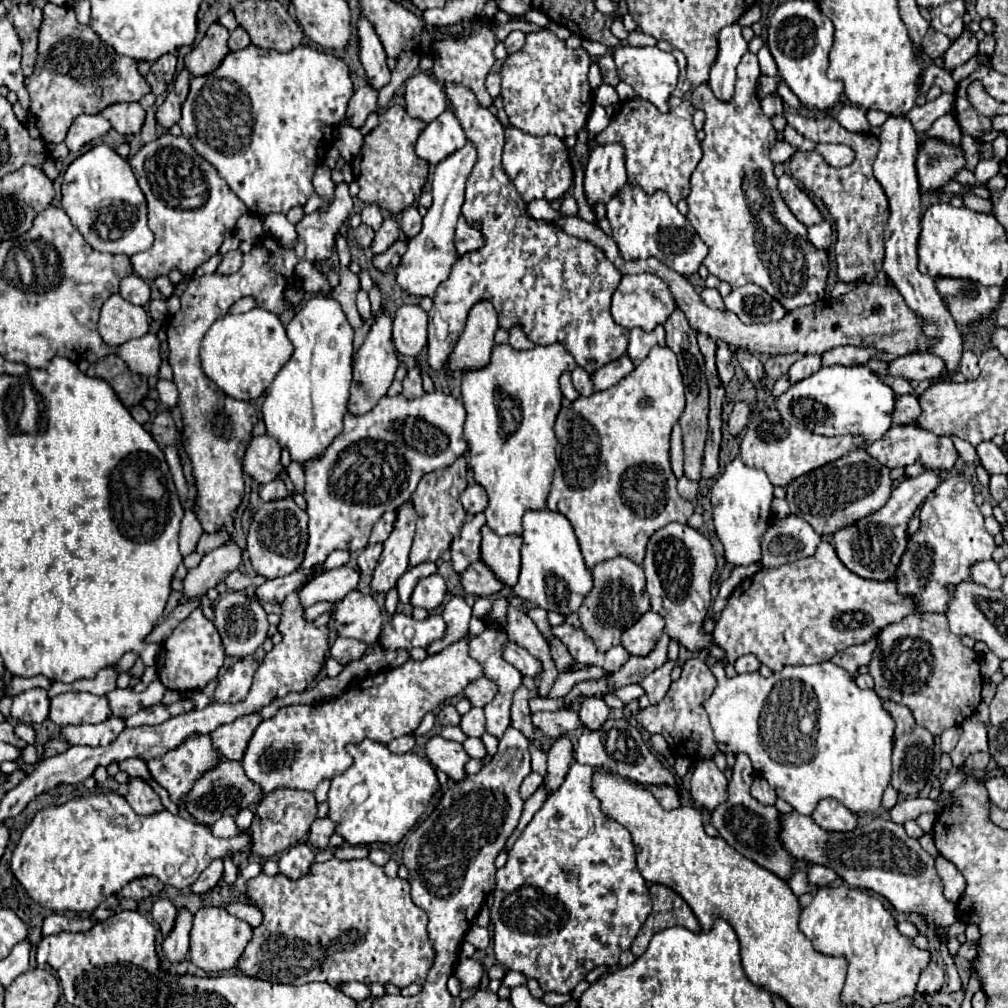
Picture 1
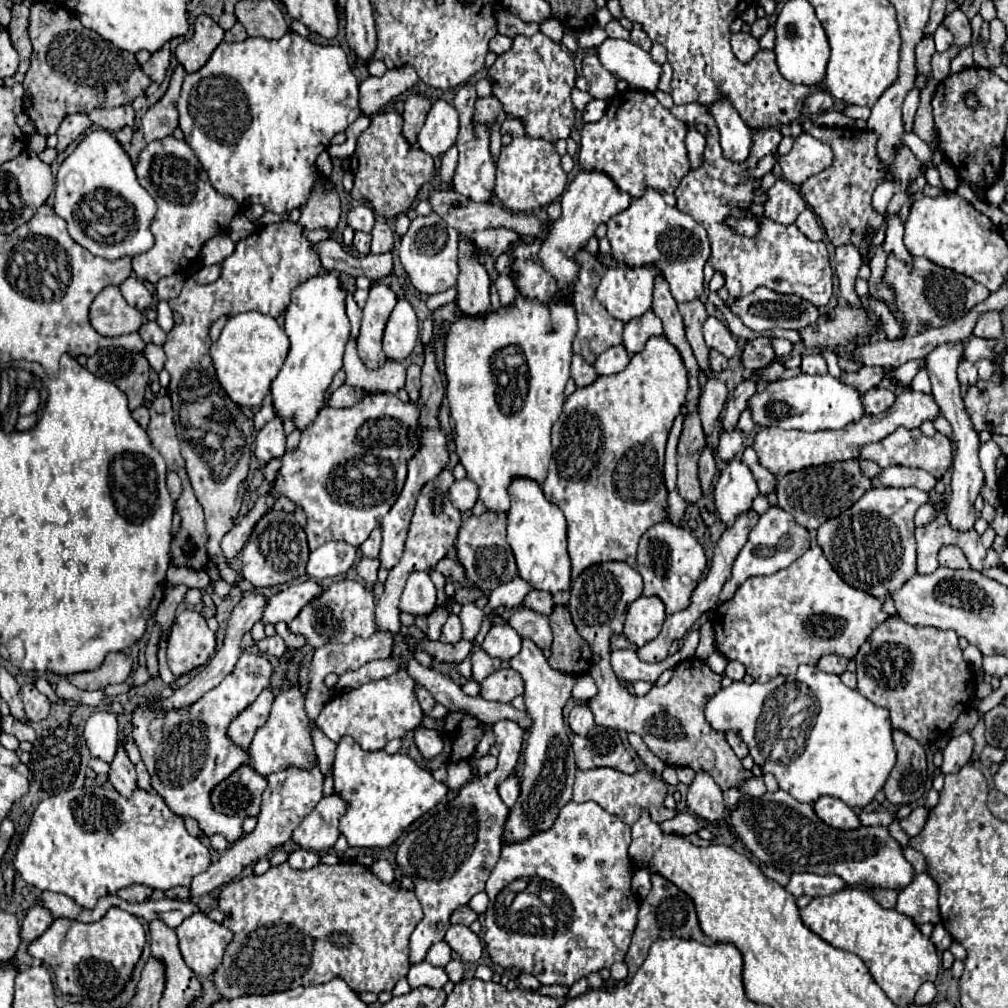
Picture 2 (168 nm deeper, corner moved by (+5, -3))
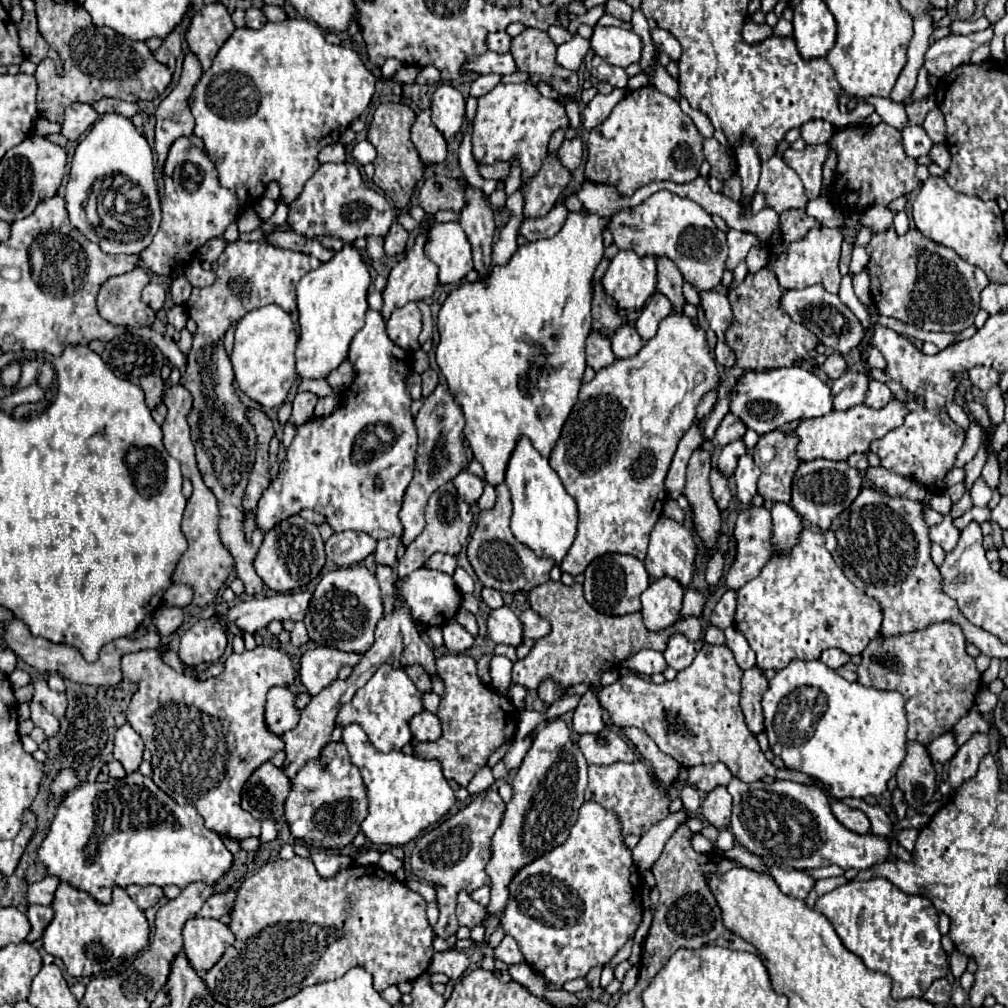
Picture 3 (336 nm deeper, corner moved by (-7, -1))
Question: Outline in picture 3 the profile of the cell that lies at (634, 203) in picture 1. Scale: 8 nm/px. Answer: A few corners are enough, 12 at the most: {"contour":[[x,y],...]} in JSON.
{"contour":[[668,190],[616,212],[620,250],[674,260],[696,290],[726,270],[726,234]]}

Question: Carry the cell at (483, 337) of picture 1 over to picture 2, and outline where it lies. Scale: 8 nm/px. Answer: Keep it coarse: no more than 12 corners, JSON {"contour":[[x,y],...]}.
{"contour":[[460,238],[458,310],[490,312],[490,278],[470,240]]}

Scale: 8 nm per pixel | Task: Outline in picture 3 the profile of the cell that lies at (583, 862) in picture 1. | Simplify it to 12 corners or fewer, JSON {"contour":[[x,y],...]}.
{"contour":[[614,812],[510,882],[504,932],[556,986],[642,924]]}

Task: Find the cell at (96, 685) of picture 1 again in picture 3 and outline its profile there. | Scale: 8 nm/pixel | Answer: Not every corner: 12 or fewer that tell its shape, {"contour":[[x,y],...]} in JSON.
{"contour":[[168,648],[122,658],[152,780],[216,834],[258,838],[250,774],[284,750],[266,692],[286,652],[232,654],[198,680]]}

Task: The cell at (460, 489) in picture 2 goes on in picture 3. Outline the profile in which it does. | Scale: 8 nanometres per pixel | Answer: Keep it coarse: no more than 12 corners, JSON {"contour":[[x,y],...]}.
{"contour":[[462,472],[452,480],[460,498],[468,504],[478,502],[484,482]]}

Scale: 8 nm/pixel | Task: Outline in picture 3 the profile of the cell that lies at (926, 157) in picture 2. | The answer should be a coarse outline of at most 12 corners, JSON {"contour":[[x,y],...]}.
{"contour":[[864,98],[882,120],[906,128],[904,106],[890,98]]}

